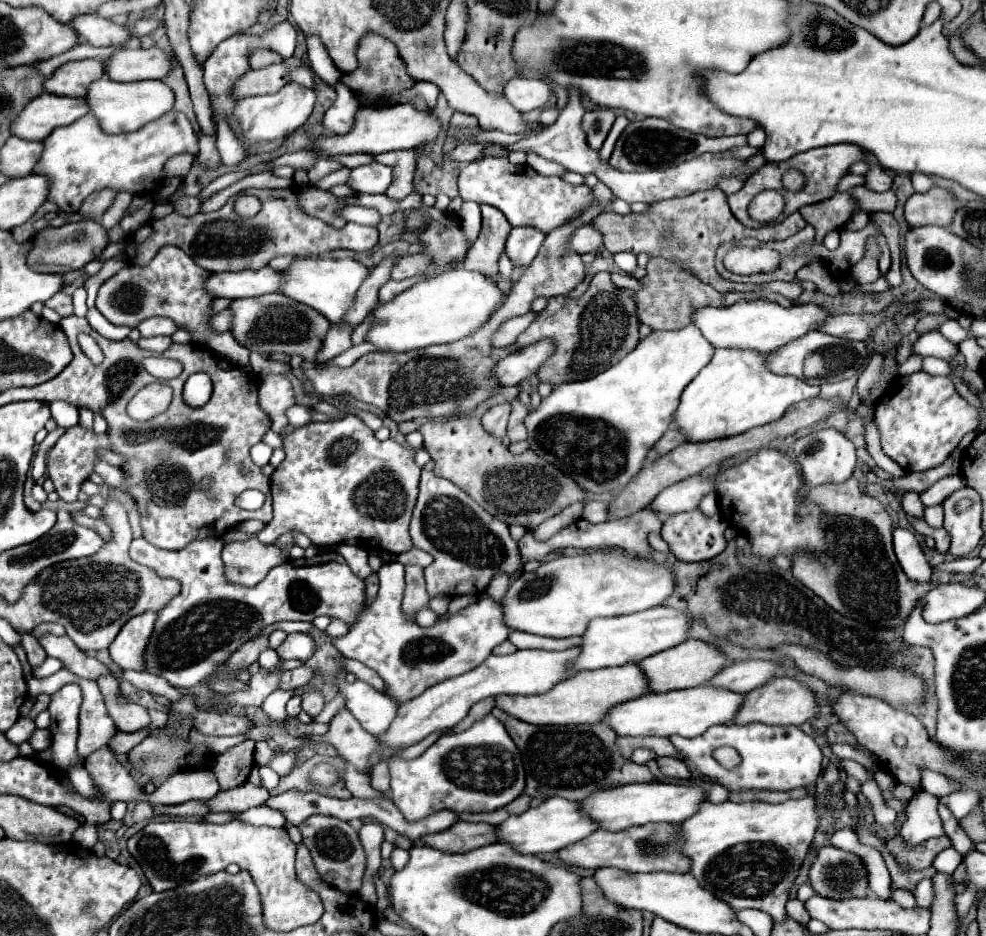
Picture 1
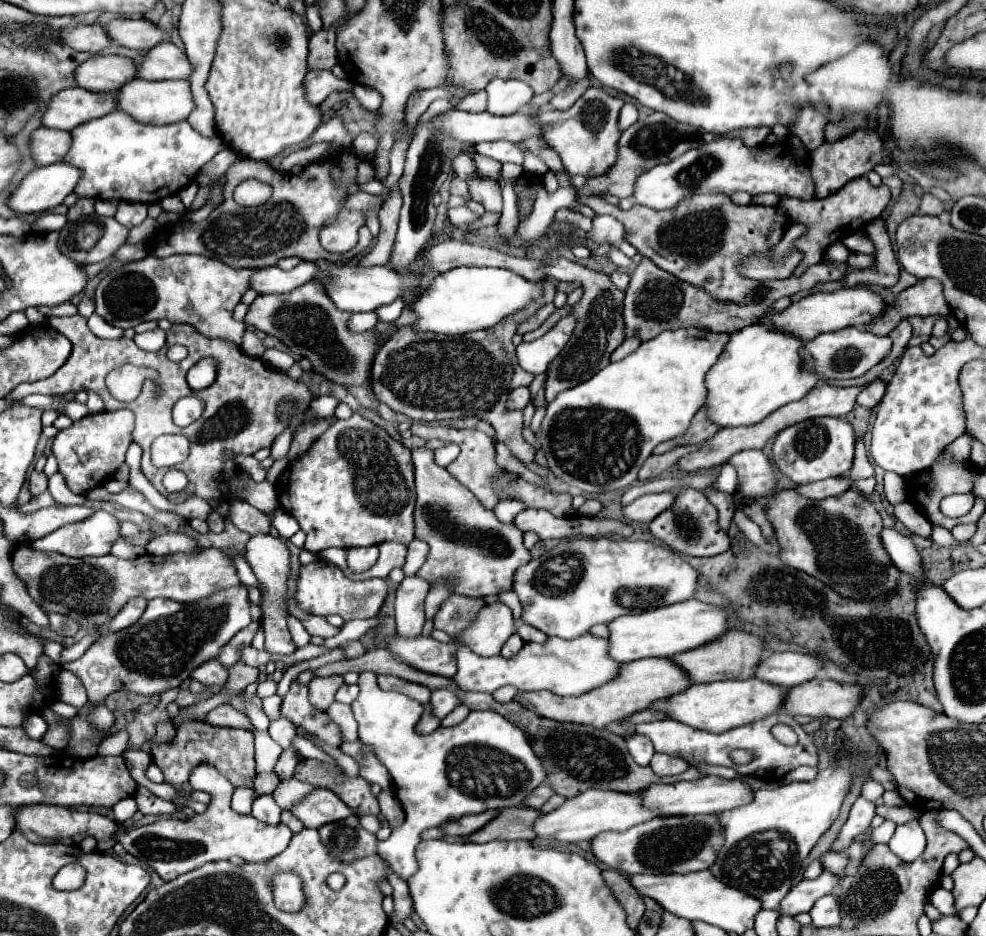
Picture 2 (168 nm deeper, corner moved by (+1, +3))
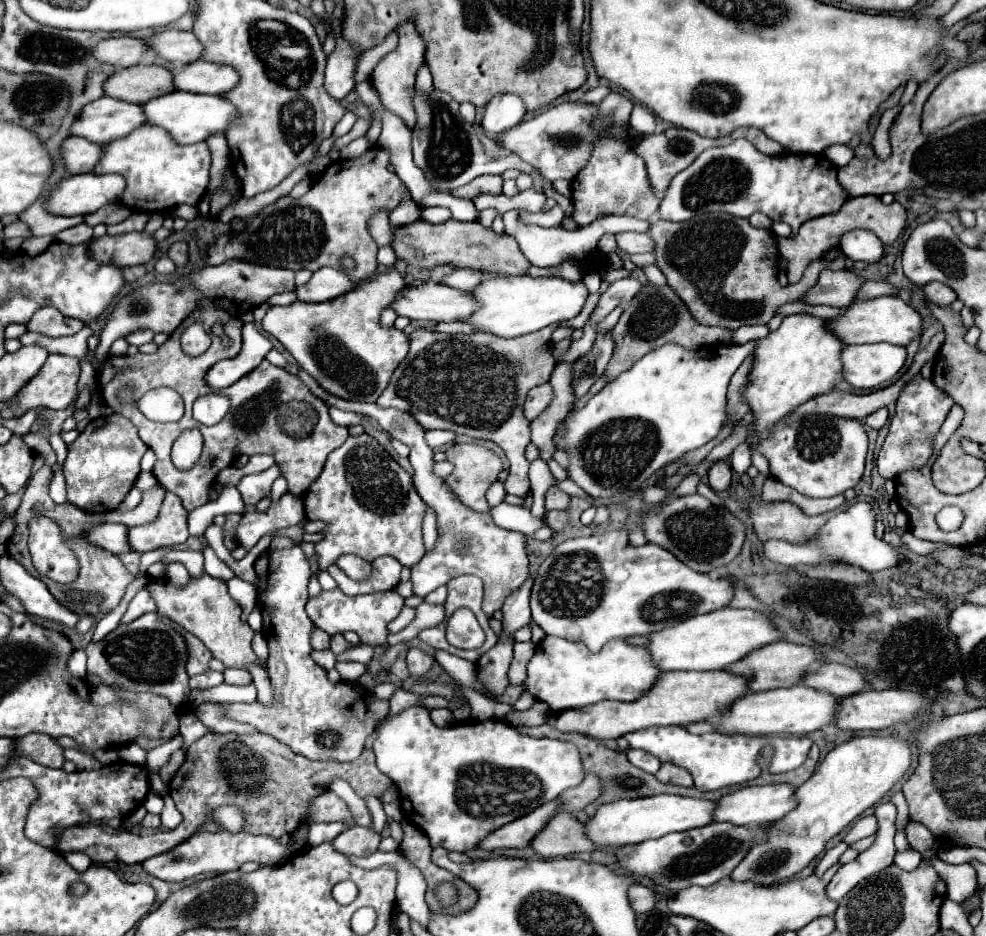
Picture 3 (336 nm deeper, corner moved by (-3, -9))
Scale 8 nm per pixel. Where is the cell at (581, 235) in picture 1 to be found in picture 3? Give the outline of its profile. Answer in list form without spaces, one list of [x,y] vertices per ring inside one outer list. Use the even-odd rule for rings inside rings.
[[[621,232],[615,236],[617,244],[623,252],[627,254],[643,254],[643,252],[653,252],[655,242],[651,240],[649,234],[639,234],[639,232]]]

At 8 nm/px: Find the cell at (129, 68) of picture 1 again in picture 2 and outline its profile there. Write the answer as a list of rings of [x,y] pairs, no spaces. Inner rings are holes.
[[[159,42],[145,54],[145,60],[137,66],[135,76],[143,80],[169,80],[187,78],[191,64],[181,48],[171,42]]]

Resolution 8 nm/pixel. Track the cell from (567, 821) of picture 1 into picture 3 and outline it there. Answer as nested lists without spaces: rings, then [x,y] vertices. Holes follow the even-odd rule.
[[[659,794],[636,799],[621,799],[615,804],[605,804],[597,810],[597,814],[587,822],[587,836],[595,840],[595,844],[639,844],[649,838],[661,838],[669,832],[685,832],[691,828],[701,828],[713,822],[715,812],[713,800],[685,798],[675,794]]]

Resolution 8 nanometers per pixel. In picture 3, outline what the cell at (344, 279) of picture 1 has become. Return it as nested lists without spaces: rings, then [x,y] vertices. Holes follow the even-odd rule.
[[[427,280],[419,288],[401,290],[391,306],[399,316],[431,322],[457,322],[479,310],[473,292],[437,284],[433,280]]]

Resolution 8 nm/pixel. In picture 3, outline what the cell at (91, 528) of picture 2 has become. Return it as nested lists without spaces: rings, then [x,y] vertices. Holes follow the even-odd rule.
[[[167,492],[153,522],[129,528],[131,546],[137,552],[149,552],[171,544],[183,544],[189,538],[187,514],[189,512],[183,508],[181,498],[173,492]]]

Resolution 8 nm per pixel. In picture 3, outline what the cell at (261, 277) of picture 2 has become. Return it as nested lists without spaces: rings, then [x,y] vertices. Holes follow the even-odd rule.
[[[321,268],[305,286],[297,286],[295,292],[303,302],[325,302],[351,292],[355,286],[357,282],[353,282],[345,270]]]

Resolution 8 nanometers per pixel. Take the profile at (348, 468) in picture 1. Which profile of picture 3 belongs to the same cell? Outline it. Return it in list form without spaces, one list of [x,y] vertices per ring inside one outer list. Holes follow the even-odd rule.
[[[369,434],[349,436],[341,448],[329,454],[321,476],[305,492],[303,502],[305,502],[305,512],[309,520],[329,522],[329,528],[323,532],[325,538],[315,544],[319,554],[319,570],[327,570],[343,554],[361,556],[365,562],[373,562],[379,556],[393,556],[403,566],[417,564],[417,560],[425,554],[423,534],[421,534],[425,504],[421,506],[421,496],[417,494],[413,486],[413,478],[397,462],[393,466],[393,458]]]

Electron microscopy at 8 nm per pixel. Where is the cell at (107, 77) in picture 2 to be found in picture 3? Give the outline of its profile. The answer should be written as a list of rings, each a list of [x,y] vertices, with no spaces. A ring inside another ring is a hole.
[[[137,64],[131,68],[119,70],[105,84],[107,96],[113,94],[119,100],[133,98],[129,100],[133,104],[145,104],[147,100],[153,100],[173,90],[175,90],[173,72],[155,64],[149,64],[149,66]]]

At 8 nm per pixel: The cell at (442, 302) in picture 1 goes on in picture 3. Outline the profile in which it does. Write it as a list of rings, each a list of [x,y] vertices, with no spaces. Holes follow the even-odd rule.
[[[497,276],[483,280],[475,290],[483,308],[469,316],[465,322],[479,326],[483,332],[491,332],[495,336],[513,338],[529,332],[537,332],[549,324],[567,322],[575,318],[589,296],[583,280],[569,282],[563,278],[533,278],[533,276]]]

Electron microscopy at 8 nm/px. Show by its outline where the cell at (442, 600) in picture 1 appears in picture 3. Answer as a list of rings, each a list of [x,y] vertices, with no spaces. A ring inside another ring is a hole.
[[[435,652],[435,660],[447,670],[447,674],[461,686],[467,686],[475,692],[481,692],[483,694],[482,687],[475,680],[475,664],[473,662],[467,662],[459,656],[451,656],[447,652]]]

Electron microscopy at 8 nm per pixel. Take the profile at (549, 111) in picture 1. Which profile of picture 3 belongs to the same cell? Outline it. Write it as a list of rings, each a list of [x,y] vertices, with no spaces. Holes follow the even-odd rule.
[[[601,84],[601,86],[597,86],[595,90],[589,90],[581,100],[583,102],[587,102],[587,104],[599,104],[607,94],[611,92],[611,86],[607,86],[607,84]]]

